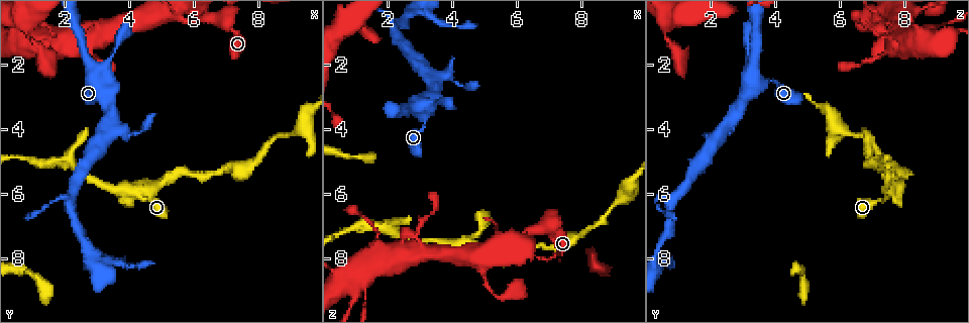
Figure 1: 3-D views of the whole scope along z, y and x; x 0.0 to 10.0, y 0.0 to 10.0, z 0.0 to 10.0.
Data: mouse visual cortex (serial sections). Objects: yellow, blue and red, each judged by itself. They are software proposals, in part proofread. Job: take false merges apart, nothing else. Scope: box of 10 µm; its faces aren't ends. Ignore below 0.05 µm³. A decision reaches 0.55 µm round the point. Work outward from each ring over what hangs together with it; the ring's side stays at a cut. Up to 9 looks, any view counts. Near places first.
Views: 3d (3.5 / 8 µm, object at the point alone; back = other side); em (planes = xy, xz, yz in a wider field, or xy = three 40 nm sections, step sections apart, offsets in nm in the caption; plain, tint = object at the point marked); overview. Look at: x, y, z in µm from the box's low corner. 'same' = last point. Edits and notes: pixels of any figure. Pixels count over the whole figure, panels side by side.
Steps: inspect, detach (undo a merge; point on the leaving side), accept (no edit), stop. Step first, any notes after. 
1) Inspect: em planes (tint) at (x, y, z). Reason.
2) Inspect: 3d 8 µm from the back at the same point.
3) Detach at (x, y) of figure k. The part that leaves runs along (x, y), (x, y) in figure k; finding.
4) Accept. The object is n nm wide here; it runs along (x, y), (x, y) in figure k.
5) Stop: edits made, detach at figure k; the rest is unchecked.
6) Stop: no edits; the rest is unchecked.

Inspect: 3d 8 µm at (2.95, 2.30, 3.35). Sudden change in width.

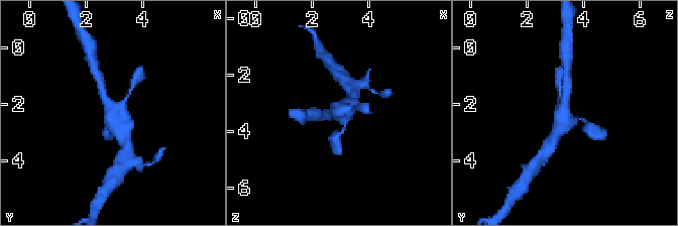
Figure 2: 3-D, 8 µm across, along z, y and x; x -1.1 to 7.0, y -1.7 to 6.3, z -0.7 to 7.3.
Inspect: 3d 3.5 µm at the same point.

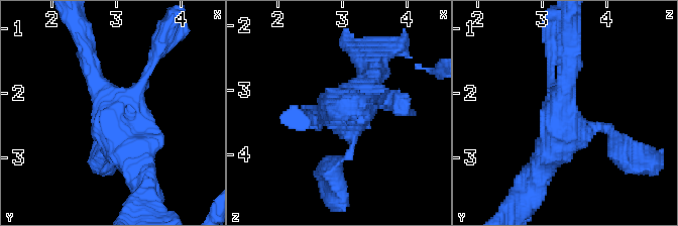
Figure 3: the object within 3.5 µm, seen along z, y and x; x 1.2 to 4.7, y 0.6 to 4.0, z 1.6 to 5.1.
Inspect: em planes (tint) at (2.95, 2.35, 3.30). 4 arms meet here; the arms are 150, 200, 300, 400 nm wide.

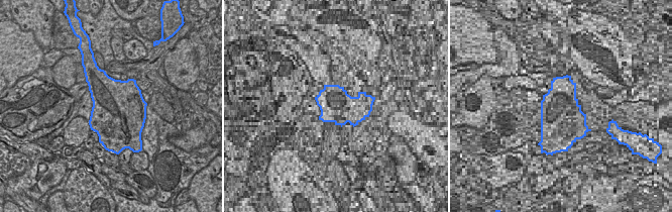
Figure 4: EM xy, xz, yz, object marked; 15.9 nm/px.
Accept. It runs along (618, 142), (605, 127), (564, 130), (536, 186) in figure 3; all the same cell.

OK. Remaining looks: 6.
Inspect: 3d 8 µm at (2.75, 1.50, 7.65). Calibre changes.

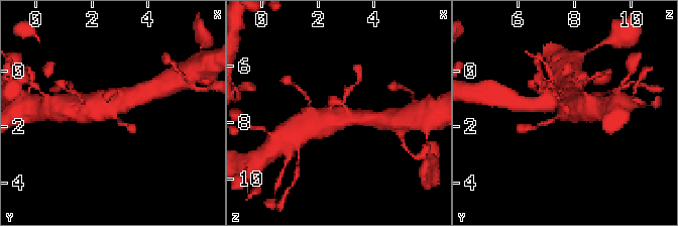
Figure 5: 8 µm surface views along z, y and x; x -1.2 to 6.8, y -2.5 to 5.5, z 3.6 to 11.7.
Inspect: em xy step 1 (tint) at the same point.

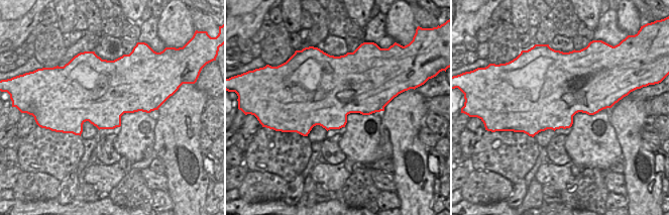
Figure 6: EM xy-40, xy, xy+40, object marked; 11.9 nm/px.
Accept. It runs along (359, 117), (321, 119), (304, 130) in figure 5; all the same cell.

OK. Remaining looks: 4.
Inspect: 3d 3.5 µm at (4.45, 6.05, 7.60). Abrupt turn.

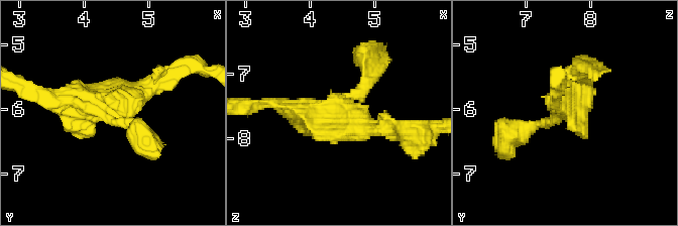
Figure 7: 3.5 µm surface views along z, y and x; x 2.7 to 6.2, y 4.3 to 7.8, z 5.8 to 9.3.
Inspect: em xy step 2 (tint) at (4.40, 6.00, 7.60). Now the EM.

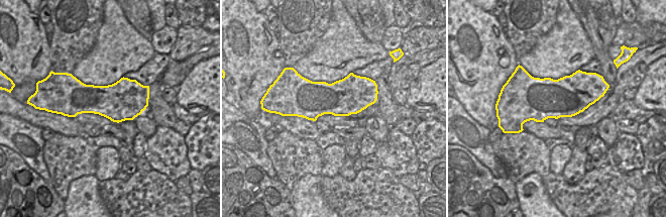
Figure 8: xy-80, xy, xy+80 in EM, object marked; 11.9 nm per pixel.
Accept. It runs along (522, 132), (556, 120), (581, 80) in figure 7; continuous, no second cell.

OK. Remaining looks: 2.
Inspect: 3d 3.5 µm from the back at (3.45, 3.95, 2.40).

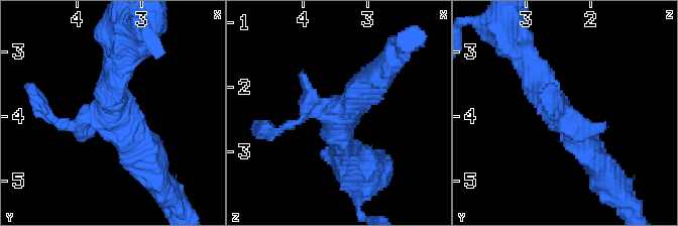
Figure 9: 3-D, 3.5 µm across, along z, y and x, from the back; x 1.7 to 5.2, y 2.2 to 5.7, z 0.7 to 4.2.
Inspect: em xy step 2 (tint) at (3.40, 4.00, 2.45). Shape alone is not enough.

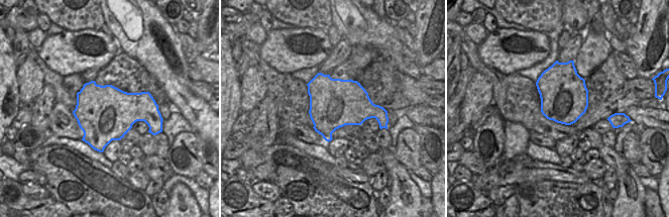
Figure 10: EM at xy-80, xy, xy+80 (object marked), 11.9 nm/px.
Accept. It runs along (525, 61), (535, 82), (599, 165) in figure 9; one cell here.

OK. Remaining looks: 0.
Stop: no edits; the rest is unchecked.

